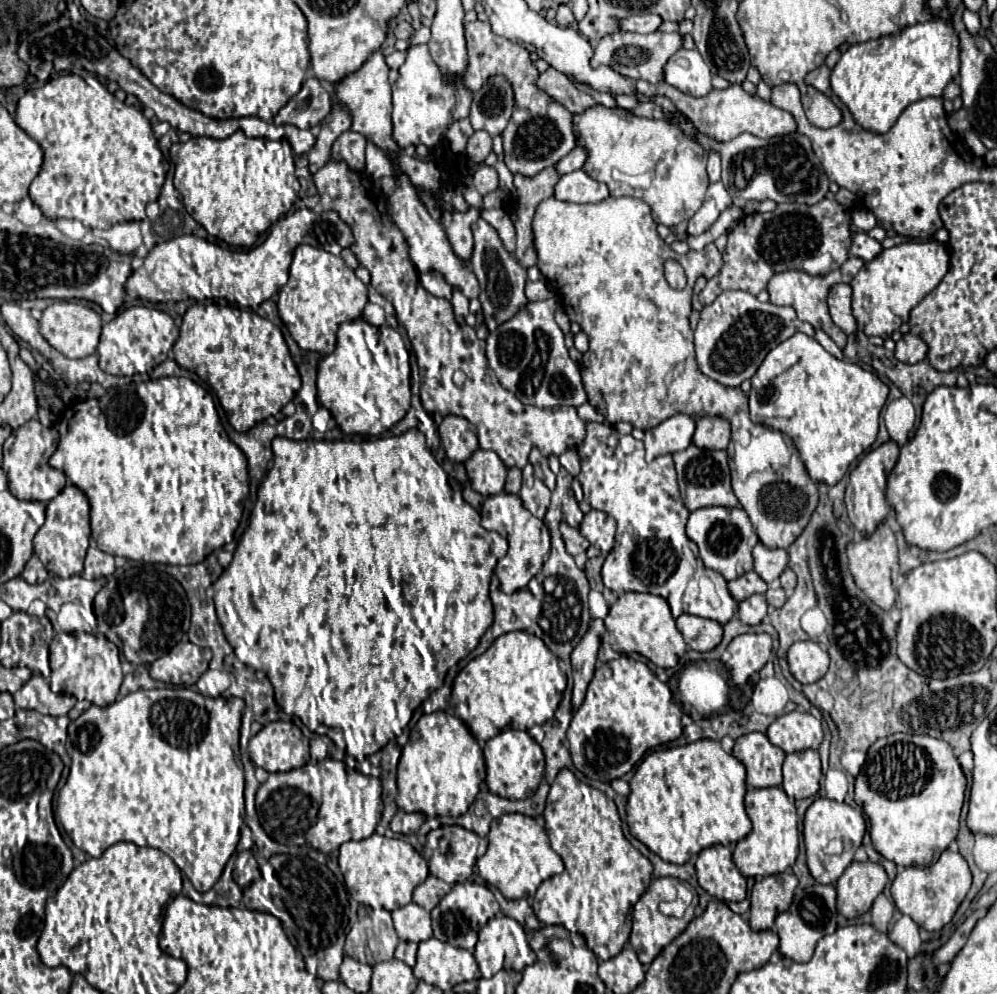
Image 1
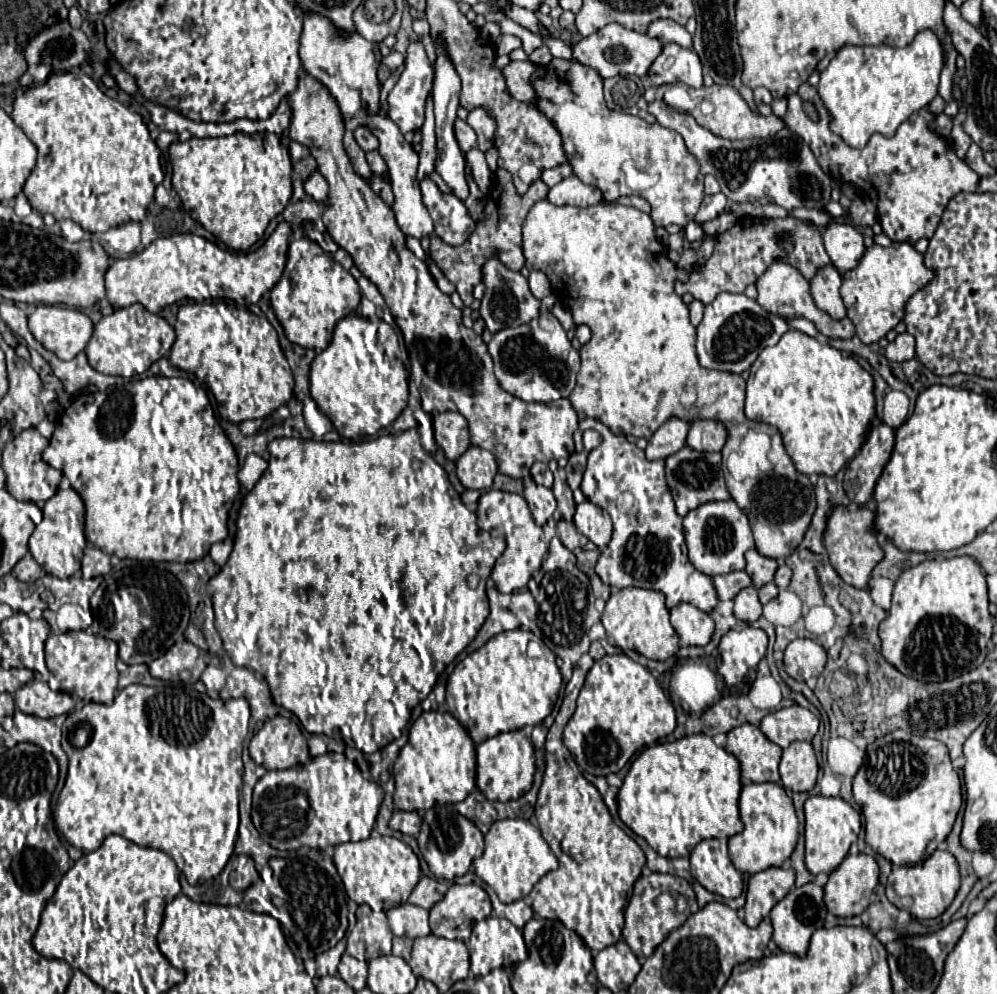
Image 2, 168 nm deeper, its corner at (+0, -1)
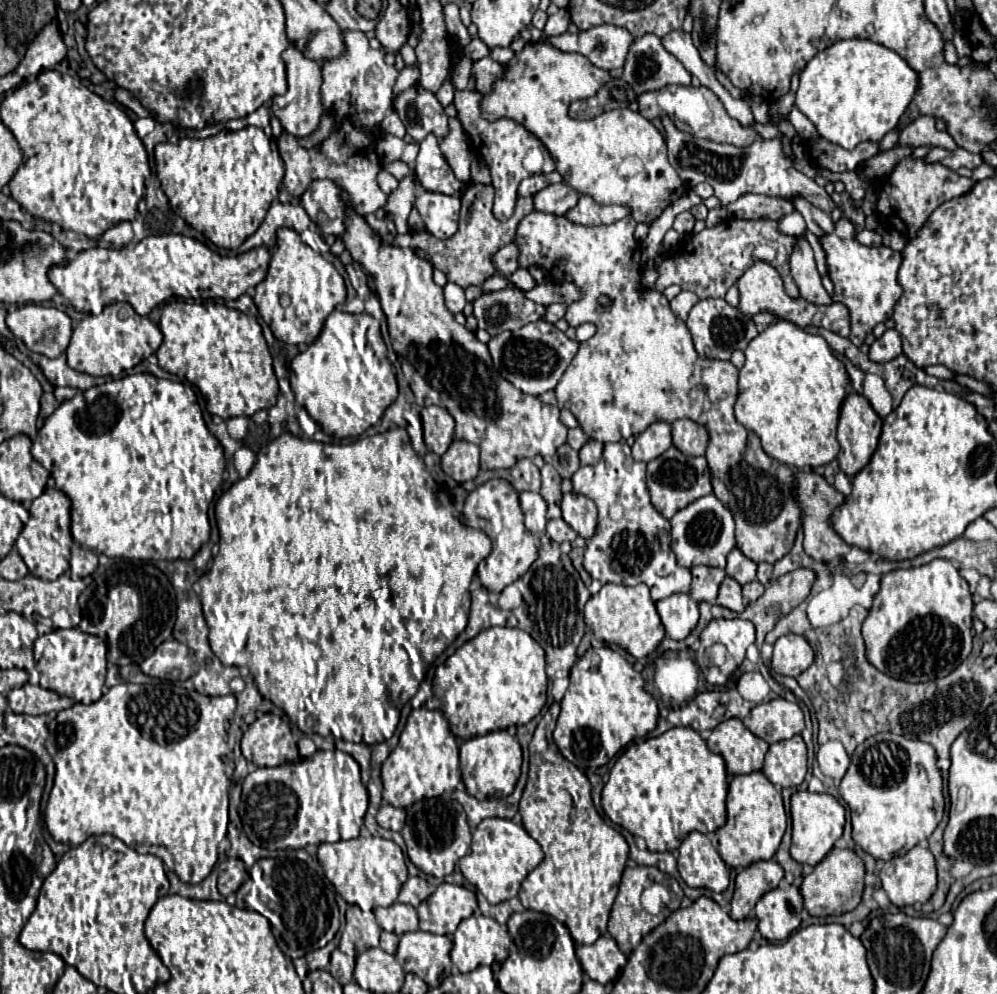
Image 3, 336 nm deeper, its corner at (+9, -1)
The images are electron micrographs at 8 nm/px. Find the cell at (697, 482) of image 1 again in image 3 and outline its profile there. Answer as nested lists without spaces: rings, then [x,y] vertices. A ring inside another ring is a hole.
[[[676,446],[668,448],[662,456],[654,458],[652,462],[648,462],[648,490],[650,490],[650,498],[654,502],[654,508],[664,516],[664,518],[672,518],[678,510],[682,510],[684,506],[688,506],[690,502],[706,496],[712,492],[712,482],[710,482],[710,470],[708,470],[708,462],[704,456],[684,456]]]

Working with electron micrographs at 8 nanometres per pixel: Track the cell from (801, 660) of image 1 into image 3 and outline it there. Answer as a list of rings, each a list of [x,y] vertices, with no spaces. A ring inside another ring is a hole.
[[[786,634],[774,644],[772,670],[782,676],[798,678],[814,662],[814,650],[804,636]]]

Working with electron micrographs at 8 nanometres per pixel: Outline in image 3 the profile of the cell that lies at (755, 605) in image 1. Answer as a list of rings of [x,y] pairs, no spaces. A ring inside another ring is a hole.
[[[726,576],[724,582],[722,582],[722,586],[720,586],[720,594],[716,598],[716,604],[720,604],[720,606],[724,606],[724,608],[740,614],[746,608],[744,596],[742,596],[742,586],[734,578]]]

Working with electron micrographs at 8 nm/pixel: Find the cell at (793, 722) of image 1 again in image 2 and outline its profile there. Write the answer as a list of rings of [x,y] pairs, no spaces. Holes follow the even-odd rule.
[[[793,704],[789,708],[781,708],[775,712],[769,712],[761,724],[761,732],[781,748],[787,748],[795,740],[811,742],[817,734],[819,720],[803,706]]]

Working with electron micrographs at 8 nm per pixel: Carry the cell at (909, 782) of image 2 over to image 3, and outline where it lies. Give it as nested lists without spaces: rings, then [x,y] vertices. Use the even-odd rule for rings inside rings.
[[[880,732],[862,742],[852,754],[850,768],[840,784],[840,796],[850,808],[854,842],[876,860],[888,862],[892,860],[892,856],[906,852],[920,840],[926,840],[942,820],[944,784],[942,784],[942,774],[936,766],[936,752],[926,742],[910,740],[890,732]]]

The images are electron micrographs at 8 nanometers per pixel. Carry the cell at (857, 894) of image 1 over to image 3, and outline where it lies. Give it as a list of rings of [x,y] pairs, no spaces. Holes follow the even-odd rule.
[[[832,848],[830,854],[818,866],[814,866],[812,874],[804,876],[802,880],[800,892],[804,896],[804,908],[812,916],[832,916],[832,914],[852,912],[860,904],[860,898],[862,898],[864,874],[866,874],[864,862],[854,850]]]

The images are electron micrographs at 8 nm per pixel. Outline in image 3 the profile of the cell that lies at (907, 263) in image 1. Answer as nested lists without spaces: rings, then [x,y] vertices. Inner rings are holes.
[[[844,218],[836,222],[834,234],[830,234],[830,238],[820,238],[820,242],[826,250],[828,272],[834,284],[832,300],[848,306],[852,324],[852,332],[848,338],[856,346],[862,346],[864,338],[874,330],[874,326],[886,322],[892,316],[894,304],[904,294],[904,288],[898,282],[898,268],[902,264],[902,254],[888,246],[878,246],[878,248],[862,246],[858,240],[854,240],[852,228],[846,230]]]

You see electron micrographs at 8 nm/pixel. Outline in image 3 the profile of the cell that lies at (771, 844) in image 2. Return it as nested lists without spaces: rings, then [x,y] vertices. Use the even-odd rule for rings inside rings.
[[[762,772],[734,776],[728,788],[726,808],[728,808],[728,822],[716,830],[718,852],[722,860],[730,868],[746,868],[758,860],[772,860],[782,842],[788,822],[782,796],[772,786],[772,782]]]

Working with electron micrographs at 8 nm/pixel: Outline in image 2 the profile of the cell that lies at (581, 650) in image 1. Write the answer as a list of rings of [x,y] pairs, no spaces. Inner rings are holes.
[[[575,668],[565,686],[565,698],[559,714],[545,740],[547,768],[535,804],[535,818],[543,838],[559,860],[559,868],[547,872],[533,886],[531,896],[535,906],[533,912],[539,918],[561,920],[567,928],[575,930],[591,950],[599,952],[621,938],[623,912],[631,898],[633,884],[645,866],[645,854],[637,842],[613,822],[599,790],[581,774],[571,752],[563,746],[561,734],[567,720],[575,712],[575,700],[583,680],[585,672]]]

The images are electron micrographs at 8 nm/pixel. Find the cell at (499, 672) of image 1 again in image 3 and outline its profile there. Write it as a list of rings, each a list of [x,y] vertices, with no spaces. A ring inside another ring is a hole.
[[[488,628],[482,630],[476,638],[468,640],[462,648],[458,648],[444,666],[438,666],[434,675],[434,696],[440,698],[441,710],[450,722],[450,728],[456,738],[462,742],[472,736],[482,736],[494,730],[504,730],[508,726],[528,724],[546,704],[546,656],[544,650],[520,628]]]

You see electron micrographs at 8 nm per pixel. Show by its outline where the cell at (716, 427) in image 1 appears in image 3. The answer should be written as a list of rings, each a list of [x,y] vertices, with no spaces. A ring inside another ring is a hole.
[[[692,420],[672,422],[672,442],[686,456],[704,456],[708,446],[708,430]]]

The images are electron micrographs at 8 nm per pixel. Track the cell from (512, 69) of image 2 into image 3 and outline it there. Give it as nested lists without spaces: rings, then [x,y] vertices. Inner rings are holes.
[[[488,56],[488,58],[476,60],[472,66],[472,72],[476,74],[476,90],[482,94],[488,94],[494,82],[506,74],[506,66]]]

